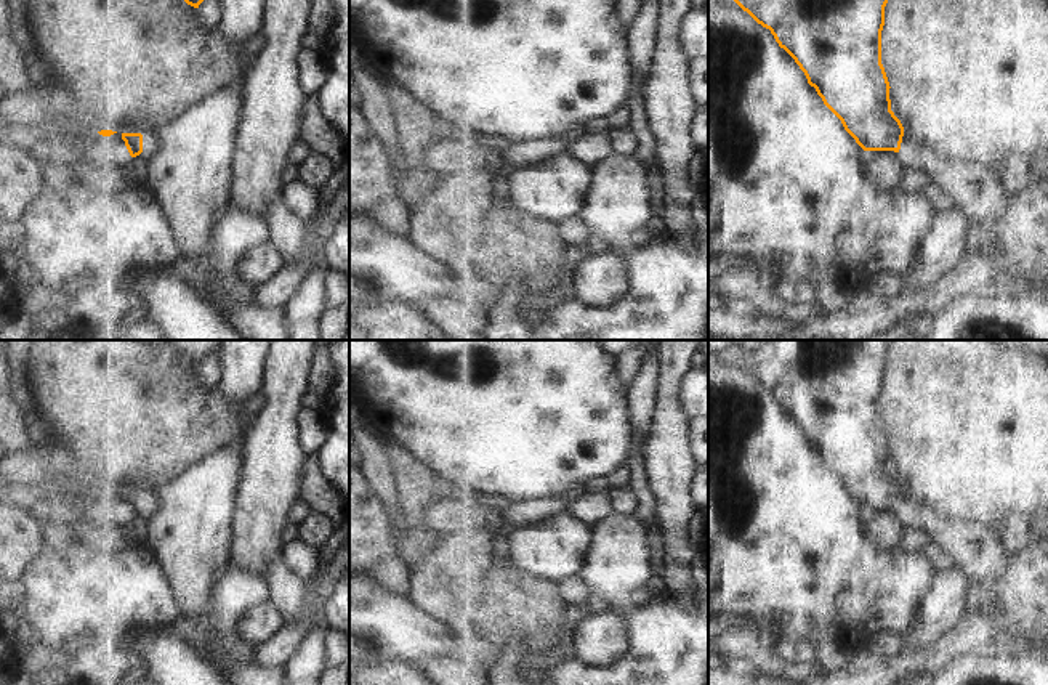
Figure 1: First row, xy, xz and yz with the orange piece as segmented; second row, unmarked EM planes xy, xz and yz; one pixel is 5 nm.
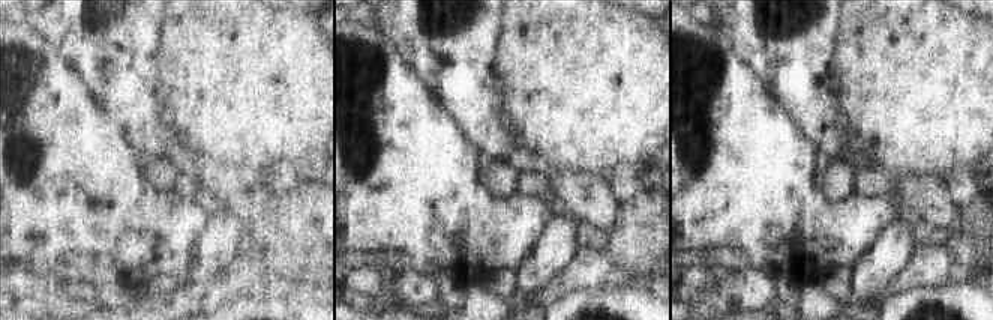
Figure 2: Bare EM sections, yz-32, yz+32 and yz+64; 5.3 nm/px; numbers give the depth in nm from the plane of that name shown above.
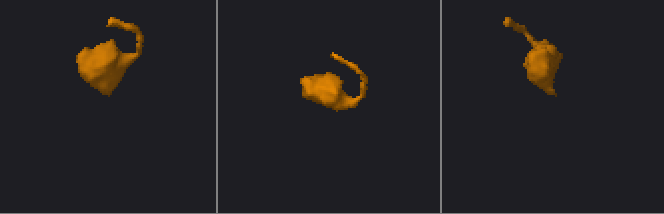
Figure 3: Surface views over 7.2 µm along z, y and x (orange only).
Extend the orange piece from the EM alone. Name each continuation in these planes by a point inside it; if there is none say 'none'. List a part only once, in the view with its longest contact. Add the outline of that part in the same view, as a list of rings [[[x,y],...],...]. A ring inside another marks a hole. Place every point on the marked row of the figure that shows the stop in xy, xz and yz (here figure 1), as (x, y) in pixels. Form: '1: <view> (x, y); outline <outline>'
1: xy (101, 154); outline [[[95,132],[82,156],[85,162],[79,170],[88,176],[98,176],[104,172],[115,173],[131,159],[119,132],[111,136],[103,136]]]

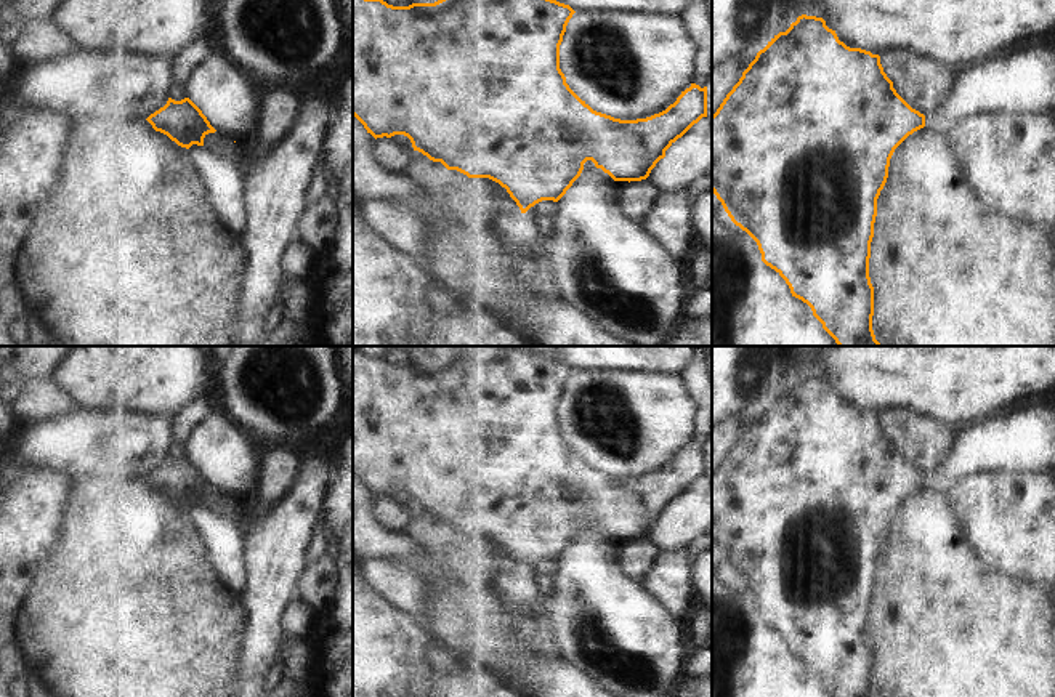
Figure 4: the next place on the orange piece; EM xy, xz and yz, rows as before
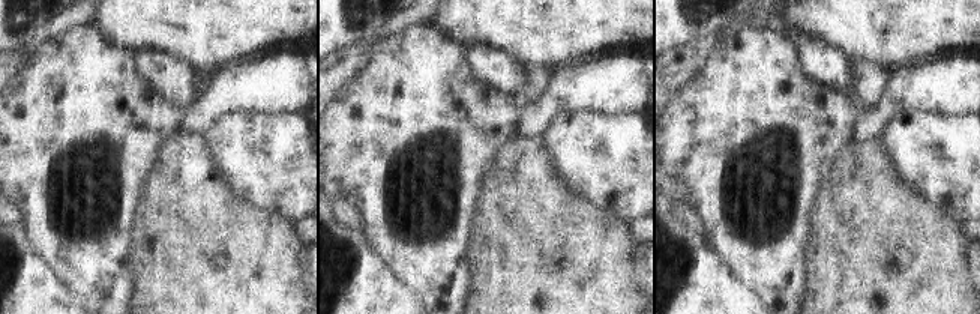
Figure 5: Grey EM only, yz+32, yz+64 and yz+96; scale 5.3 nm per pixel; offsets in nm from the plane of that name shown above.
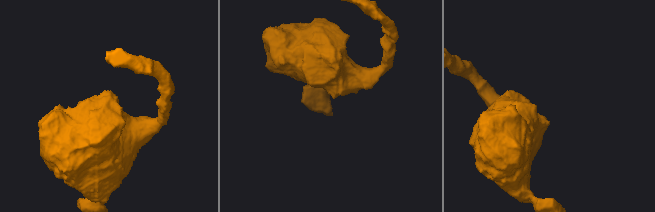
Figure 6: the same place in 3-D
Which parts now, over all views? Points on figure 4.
none

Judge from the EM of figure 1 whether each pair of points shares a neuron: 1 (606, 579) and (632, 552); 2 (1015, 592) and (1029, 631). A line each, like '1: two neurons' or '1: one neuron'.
1: one neuron
2: one neuron

